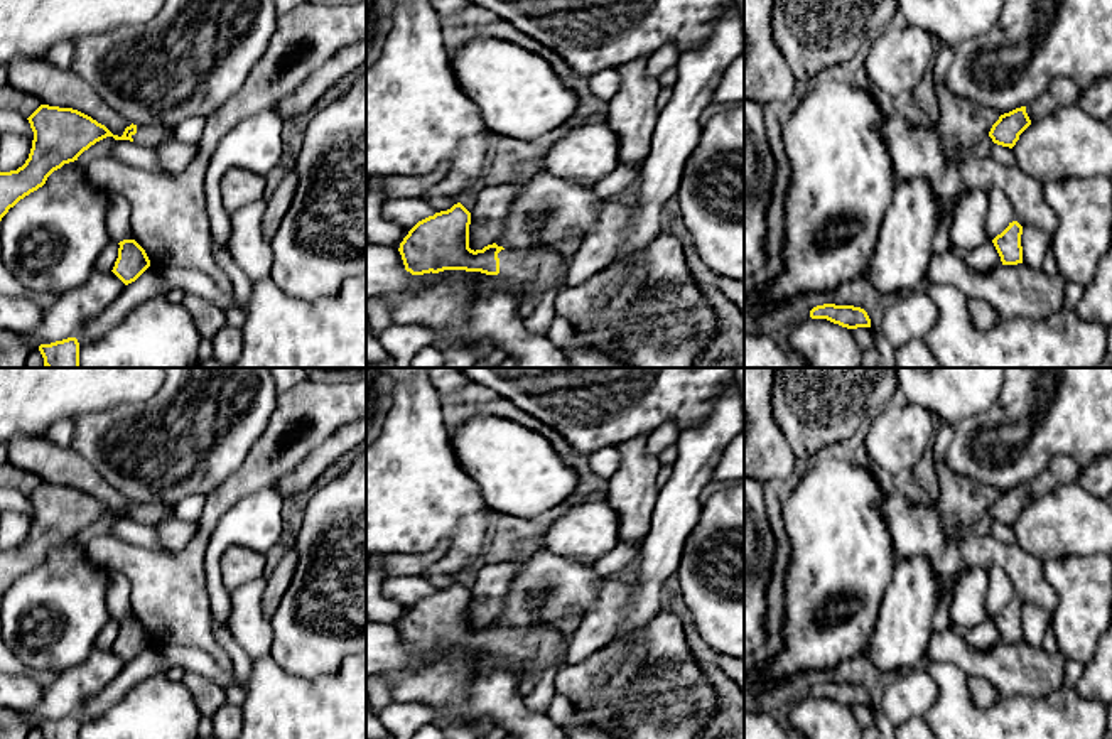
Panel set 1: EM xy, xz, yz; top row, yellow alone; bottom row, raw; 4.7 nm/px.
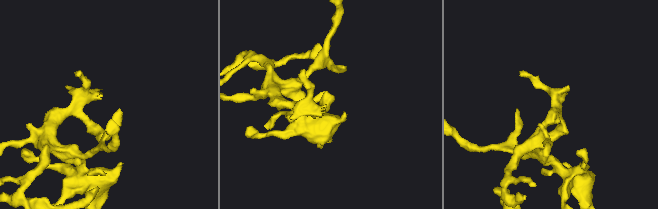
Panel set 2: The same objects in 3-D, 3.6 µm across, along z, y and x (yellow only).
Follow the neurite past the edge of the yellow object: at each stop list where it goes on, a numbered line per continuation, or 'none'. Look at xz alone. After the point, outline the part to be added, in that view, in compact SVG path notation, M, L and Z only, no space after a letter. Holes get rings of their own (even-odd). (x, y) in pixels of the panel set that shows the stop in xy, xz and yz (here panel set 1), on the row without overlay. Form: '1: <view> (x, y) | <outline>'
1: xz (532, 650) | M530 626L526 629L501 628L499 651L444 648L427 651L427 663L445 663L469 670L516 668L521 680L540 680L545 670L555 663L565 663L562 636L553 626Z

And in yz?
1: yz (1062, 469) | M1053 457L1043 472L1026 483L1031 501L1043 498L1058 486L1078 483L1080 467L1082 466L1072 457Z

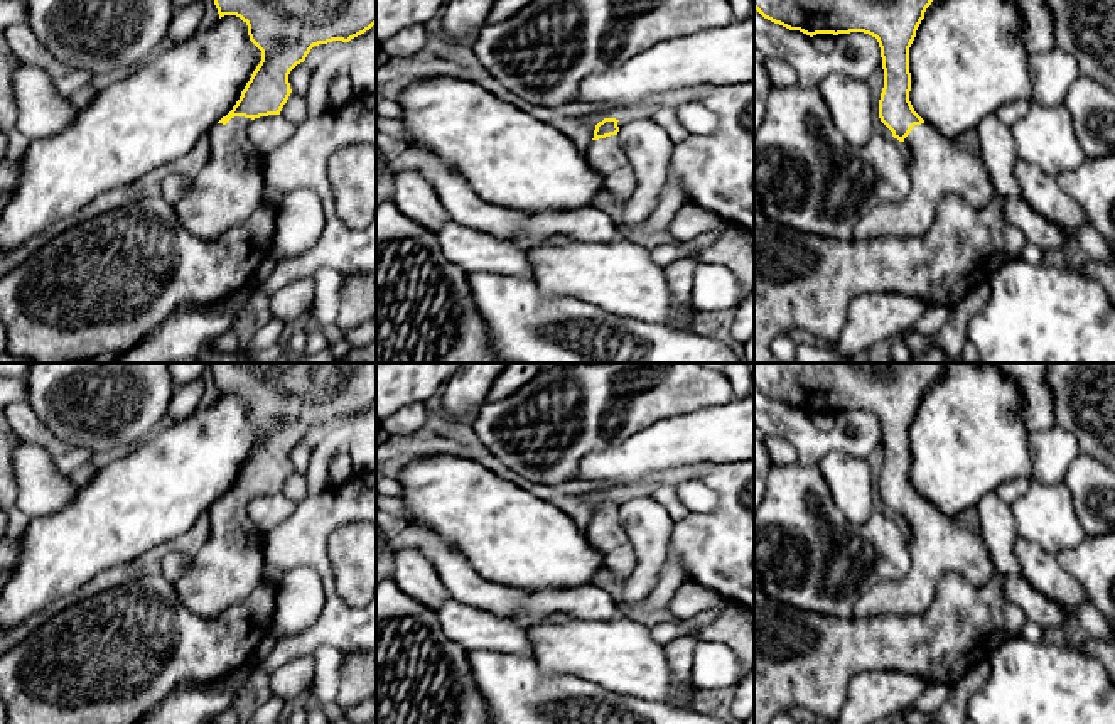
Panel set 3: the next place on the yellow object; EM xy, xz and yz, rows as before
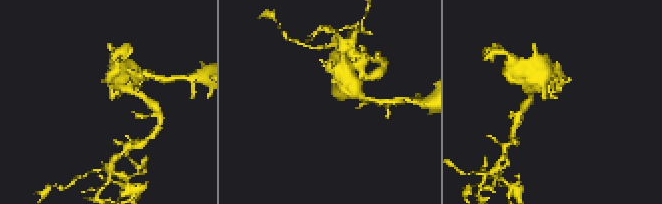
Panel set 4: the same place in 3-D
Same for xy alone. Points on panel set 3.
1: xy (230, 566) | M234 494L226 503L211 505L207 510L209 538L194 555L189 570L174 582L180 602L197 616L218 616L231 604L248 597L263 581L263 535L248 513L250 501L251 496Z

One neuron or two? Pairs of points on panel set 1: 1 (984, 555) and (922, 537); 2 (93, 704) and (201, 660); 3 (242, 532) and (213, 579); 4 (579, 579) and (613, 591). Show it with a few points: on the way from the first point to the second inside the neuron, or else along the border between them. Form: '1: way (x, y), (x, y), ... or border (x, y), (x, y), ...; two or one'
1: border (960, 539), (960, 555), (969, 564), (987, 571); two
2: way (120, 685), (135, 670), (156, 658), (174, 658); one
3: way (228, 537), (215, 550), (213, 566); one
4: border (604, 581), (596, 601), (582, 614); two

